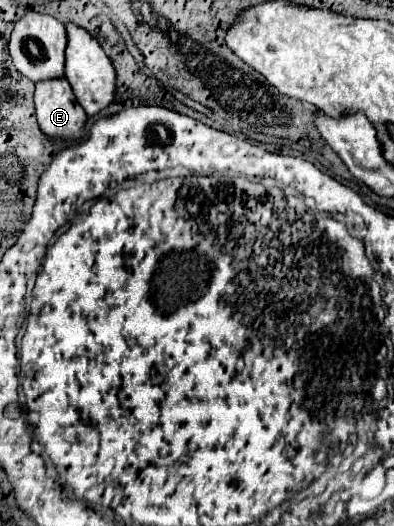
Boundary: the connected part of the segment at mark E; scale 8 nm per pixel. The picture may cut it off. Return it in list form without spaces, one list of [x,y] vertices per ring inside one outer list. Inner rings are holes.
[[[67,79],[37,83],[35,109],[41,133],[51,141],[77,141],[85,137],[87,115],[75,101]]]

